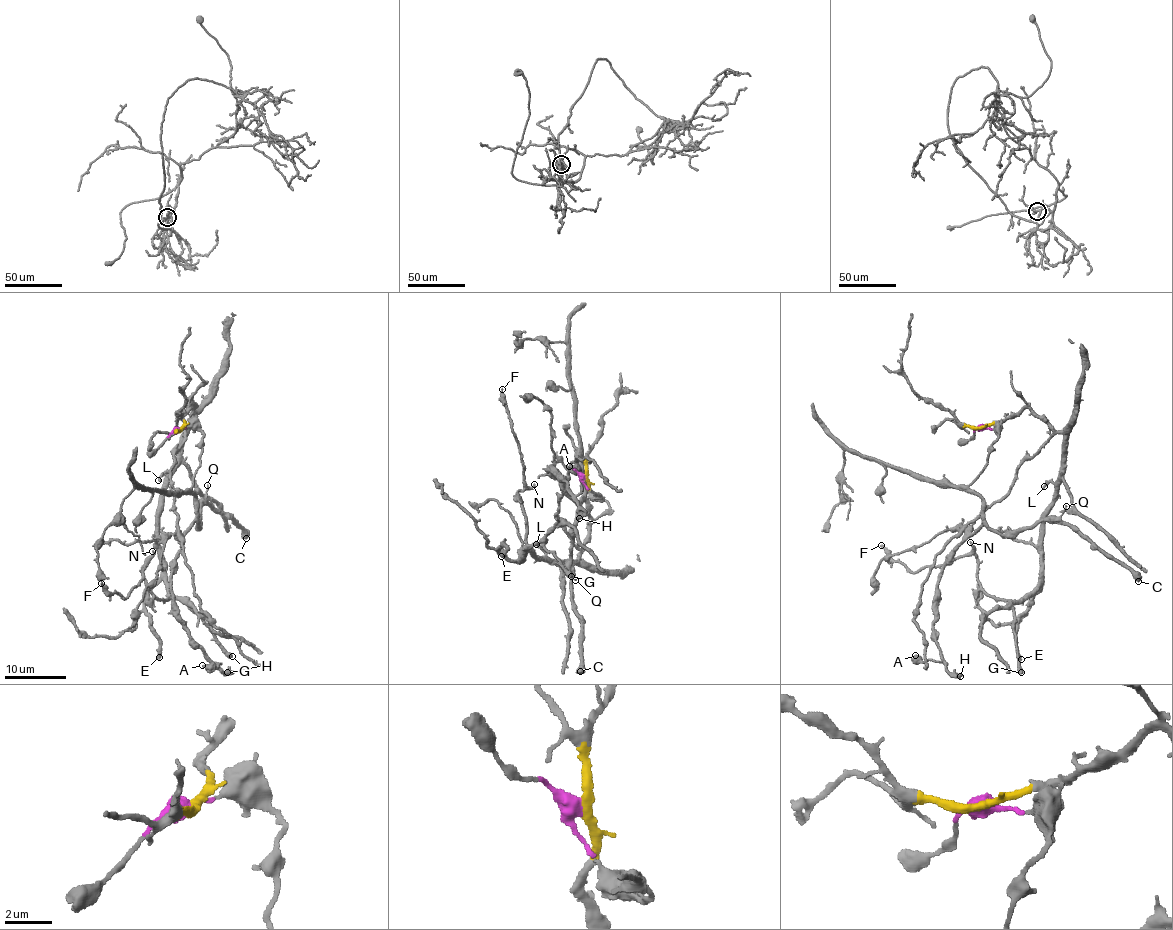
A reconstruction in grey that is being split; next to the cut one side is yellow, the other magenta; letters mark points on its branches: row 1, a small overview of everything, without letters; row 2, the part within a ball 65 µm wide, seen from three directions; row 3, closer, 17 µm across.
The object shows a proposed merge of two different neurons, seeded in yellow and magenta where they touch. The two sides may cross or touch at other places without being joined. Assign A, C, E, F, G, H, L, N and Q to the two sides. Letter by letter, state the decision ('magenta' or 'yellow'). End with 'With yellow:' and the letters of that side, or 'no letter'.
A: magenta
C: magenta
E: yellow
F: yellow
G: yellow
H: magenta
L: yellow
N: yellow
Q: magenta
With yellow: E, F, G, L, N

